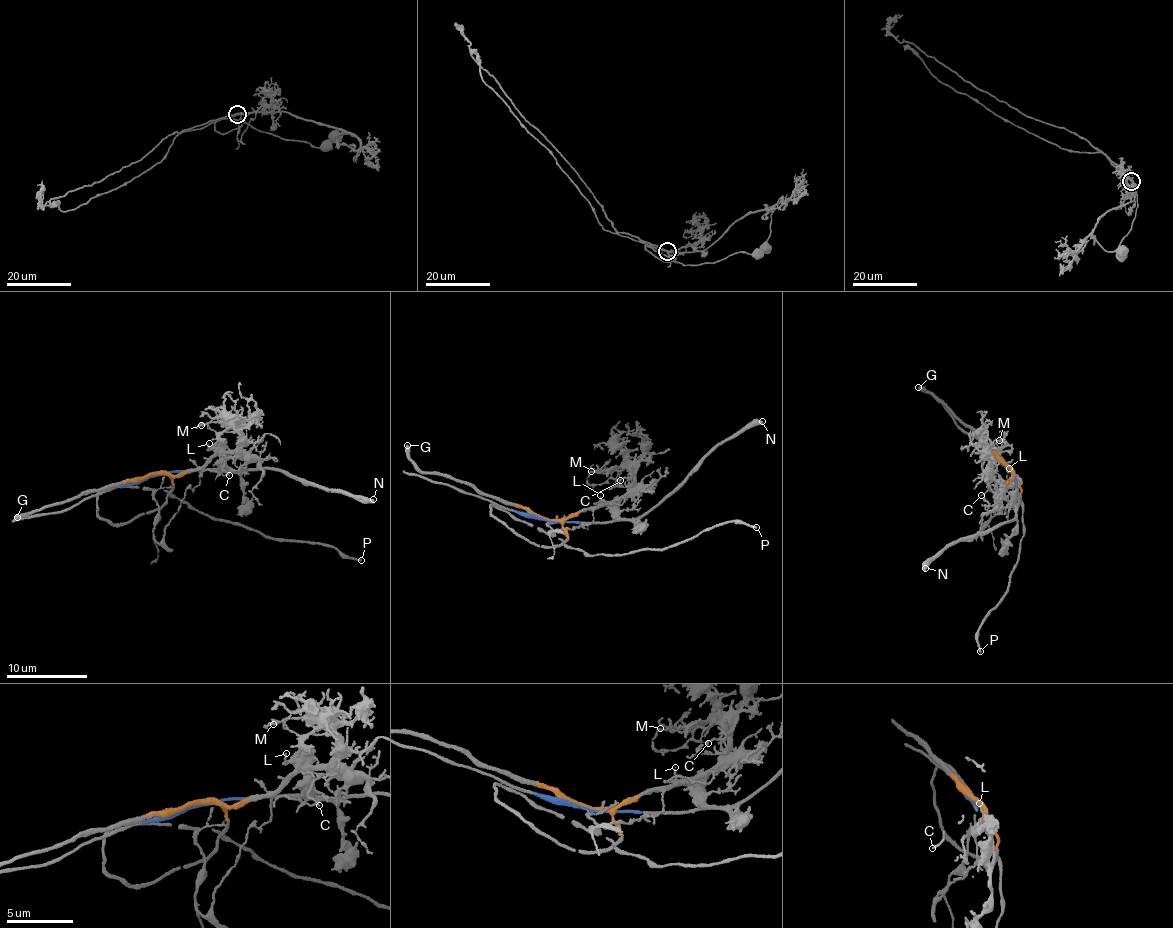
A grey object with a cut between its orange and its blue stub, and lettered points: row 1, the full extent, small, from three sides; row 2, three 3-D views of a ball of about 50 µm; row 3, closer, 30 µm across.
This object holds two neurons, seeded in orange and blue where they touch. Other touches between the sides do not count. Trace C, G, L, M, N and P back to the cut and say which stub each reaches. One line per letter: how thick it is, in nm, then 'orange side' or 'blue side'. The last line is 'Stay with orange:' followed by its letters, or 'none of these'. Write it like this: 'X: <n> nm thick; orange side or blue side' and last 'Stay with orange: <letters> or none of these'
C: 100 nm thick; orange side
G: 440 nm thick; orange side
L: 80 nm thick; blue side
M: 120 nm thick; orange side
N: 320 nm thick; blue side
P: 190 nm thick; orange side
Stay with orange: C, G, M, P

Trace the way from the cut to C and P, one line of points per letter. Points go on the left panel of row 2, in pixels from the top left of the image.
C: (153, 476), (180, 475), (200, 470), (214, 457), (237, 452), (223, 465), (229, 475)
P: (153, 476), (169, 474), (173, 481), (171, 494), (197, 510), (273, 537), (333, 546), (345, 555), (361, 559)

